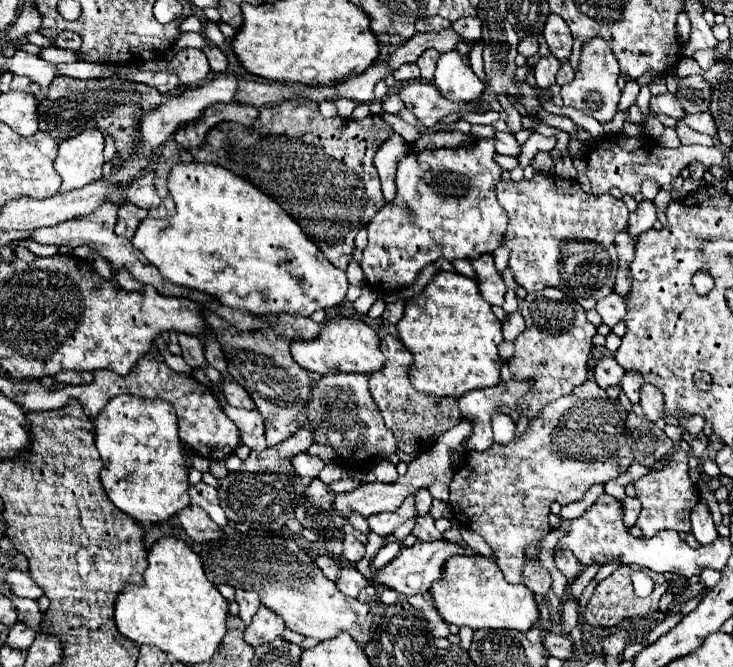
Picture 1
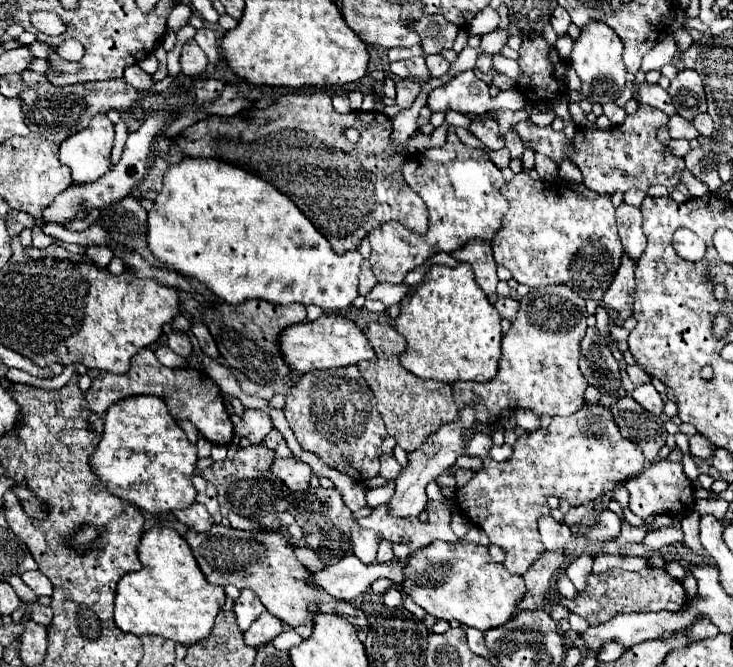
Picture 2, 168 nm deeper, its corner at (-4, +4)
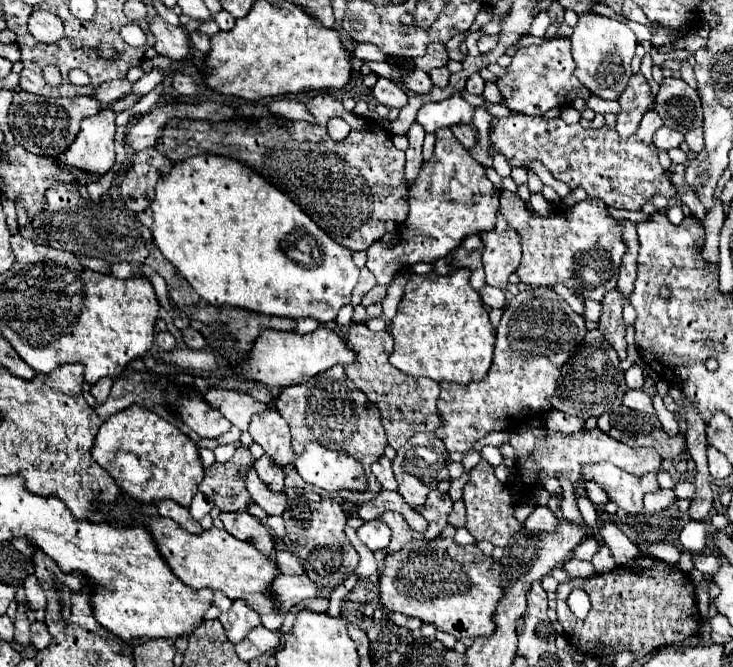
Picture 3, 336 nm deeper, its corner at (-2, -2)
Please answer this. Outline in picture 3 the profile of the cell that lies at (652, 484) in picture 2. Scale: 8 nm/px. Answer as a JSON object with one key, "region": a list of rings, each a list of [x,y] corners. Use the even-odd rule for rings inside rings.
{"region":[[[609,462],[587,464],[581,468],[581,476],[589,482],[599,484],[611,502],[623,508],[627,514],[637,516],[643,514],[643,494],[659,490],[655,474],[631,476]]]}

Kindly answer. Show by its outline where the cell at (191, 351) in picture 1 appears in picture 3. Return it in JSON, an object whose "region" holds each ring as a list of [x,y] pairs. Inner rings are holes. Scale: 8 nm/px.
{"region":[[[157,332],[157,334],[155,334],[155,342],[157,342],[159,348],[165,350],[165,352],[169,352],[169,350],[175,348],[175,338],[173,338],[169,332]]]}

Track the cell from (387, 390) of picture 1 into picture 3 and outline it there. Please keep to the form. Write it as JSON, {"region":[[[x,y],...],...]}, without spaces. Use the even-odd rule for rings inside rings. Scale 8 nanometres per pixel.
{"region":[[[351,324],[347,332],[347,346],[357,354],[355,362],[345,366],[345,374],[355,386],[383,412],[393,416],[393,426],[383,426],[387,432],[387,442],[391,448],[399,450],[413,434],[433,432],[439,424],[437,396],[439,384],[431,378],[413,378],[389,364],[389,354],[393,352],[393,338],[389,332],[371,332],[365,324]]]}

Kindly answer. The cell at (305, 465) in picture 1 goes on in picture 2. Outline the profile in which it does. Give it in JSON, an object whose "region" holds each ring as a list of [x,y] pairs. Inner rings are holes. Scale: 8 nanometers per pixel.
{"region":[[[291,456],[291,458],[277,458],[273,462],[273,474],[279,476],[289,490],[293,492],[303,492],[309,488],[309,480],[313,478],[313,470],[309,464],[305,464],[303,460]]]}

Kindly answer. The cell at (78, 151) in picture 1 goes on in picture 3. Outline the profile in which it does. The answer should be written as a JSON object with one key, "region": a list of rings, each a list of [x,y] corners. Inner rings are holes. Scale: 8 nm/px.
{"region":[[[111,108],[99,110],[95,116],[89,116],[81,122],[81,130],[75,142],[59,160],[77,170],[93,172],[99,176],[105,174],[115,162],[115,128],[115,112]]]}

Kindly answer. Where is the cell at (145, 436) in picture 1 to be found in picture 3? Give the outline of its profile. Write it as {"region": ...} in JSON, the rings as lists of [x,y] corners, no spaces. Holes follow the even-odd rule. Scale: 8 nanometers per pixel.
{"region":[[[129,406],[107,418],[95,438],[91,454],[125,492],[141,502],[169,498],[187,508],[205,474],[195,442],[171,422],[139,406]],[[133,458],[137,458],[137,462],[133,462]]]}

